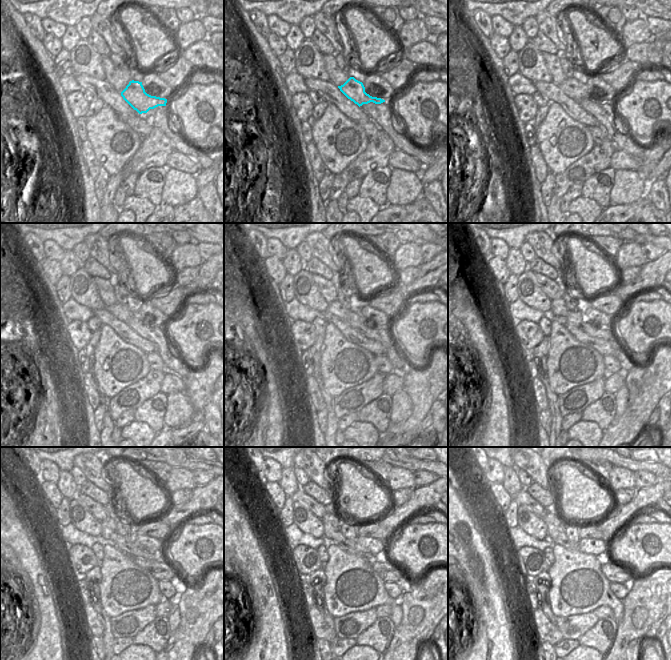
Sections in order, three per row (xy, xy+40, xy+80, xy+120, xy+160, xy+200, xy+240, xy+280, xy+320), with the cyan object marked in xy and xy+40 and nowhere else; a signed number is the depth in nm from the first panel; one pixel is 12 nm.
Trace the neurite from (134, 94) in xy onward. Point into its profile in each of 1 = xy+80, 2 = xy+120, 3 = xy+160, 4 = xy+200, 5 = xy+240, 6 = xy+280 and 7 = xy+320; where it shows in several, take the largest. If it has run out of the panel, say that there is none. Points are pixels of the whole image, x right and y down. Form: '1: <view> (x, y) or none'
1: xy+80 (574, 89)
2: xy+120 (121, 311)
3: xy+160 (336, 308)
4: xy+200 (558, 307)
5: xy+240 (109, 526)
6: xy+280 (331, 522)
7: xy+320 (553, 521)

